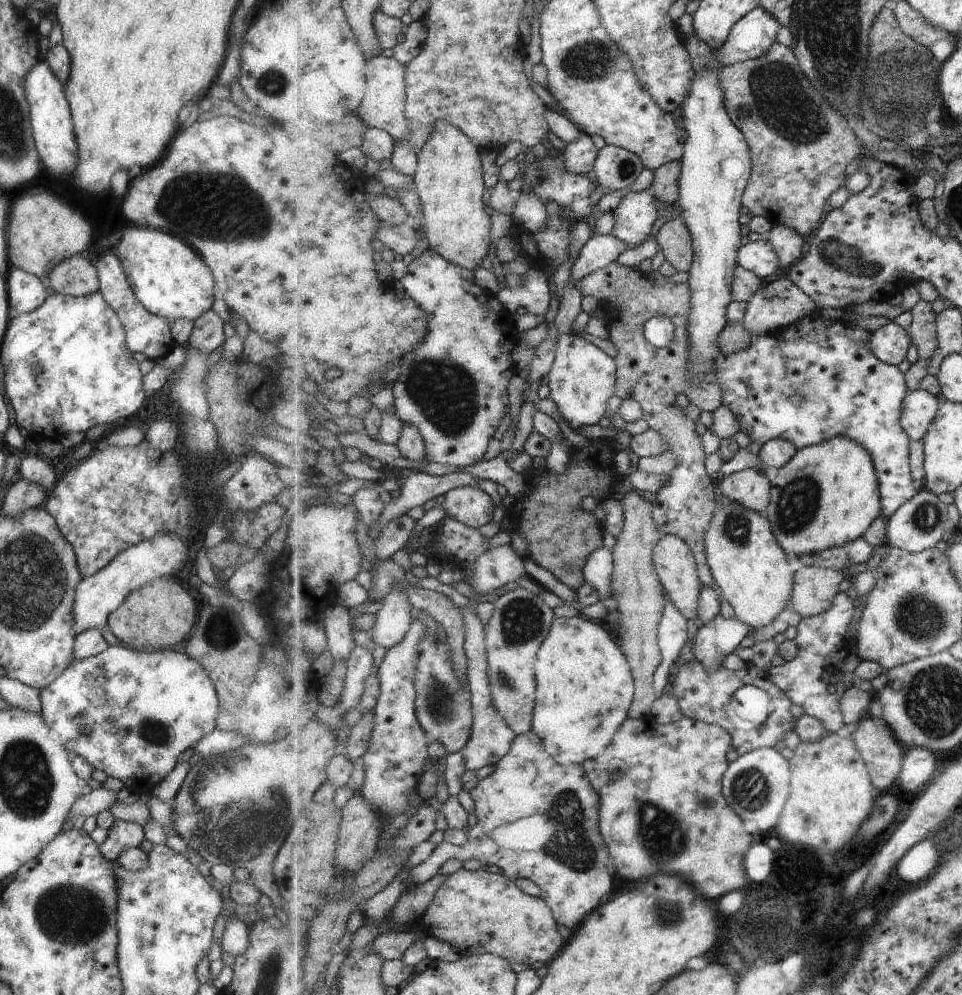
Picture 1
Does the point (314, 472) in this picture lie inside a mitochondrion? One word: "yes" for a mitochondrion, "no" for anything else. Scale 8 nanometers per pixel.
no

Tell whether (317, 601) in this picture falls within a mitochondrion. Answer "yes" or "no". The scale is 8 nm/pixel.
no

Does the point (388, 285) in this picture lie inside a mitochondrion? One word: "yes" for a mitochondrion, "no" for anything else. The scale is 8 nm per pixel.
no

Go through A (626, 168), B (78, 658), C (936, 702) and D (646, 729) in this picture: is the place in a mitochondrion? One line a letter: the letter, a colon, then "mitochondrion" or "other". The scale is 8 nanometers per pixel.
A: mitochondrion
B: other
C: mitochondrion
D: other

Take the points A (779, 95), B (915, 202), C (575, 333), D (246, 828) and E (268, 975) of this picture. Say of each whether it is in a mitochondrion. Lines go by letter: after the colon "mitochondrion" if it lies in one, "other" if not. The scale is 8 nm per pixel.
A: mitochondrion
B: other
C: other
D: mitochondrion
E: mitochondrion

